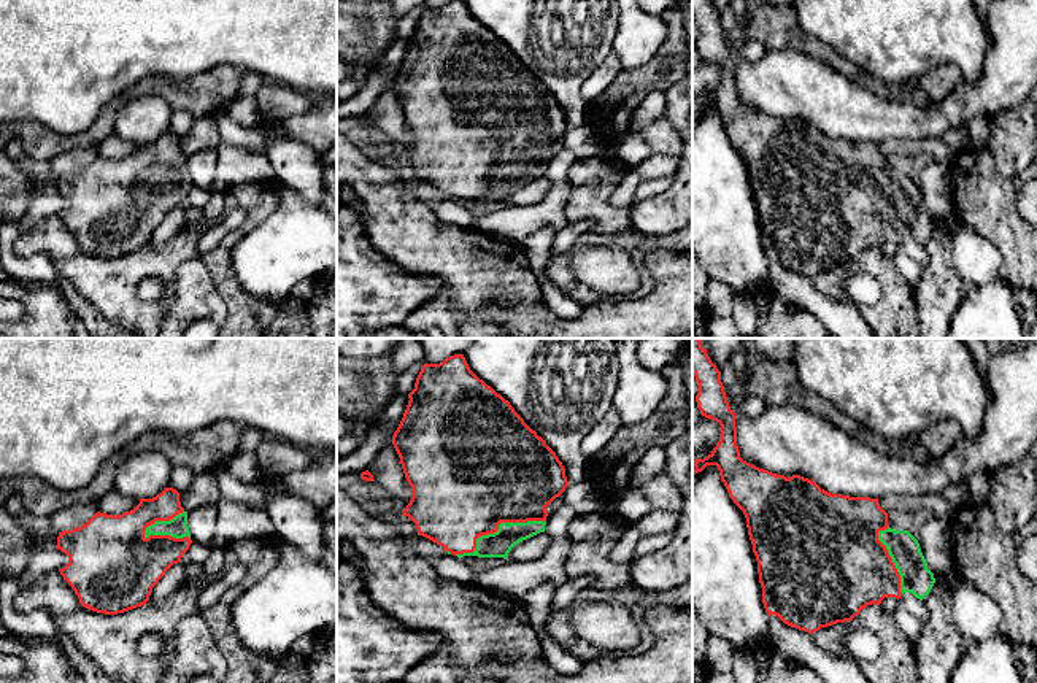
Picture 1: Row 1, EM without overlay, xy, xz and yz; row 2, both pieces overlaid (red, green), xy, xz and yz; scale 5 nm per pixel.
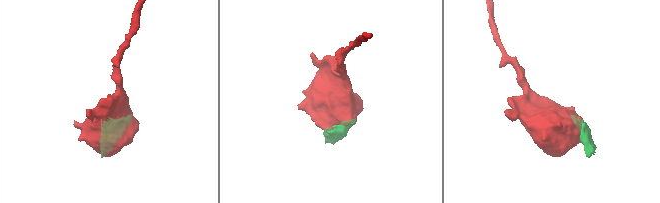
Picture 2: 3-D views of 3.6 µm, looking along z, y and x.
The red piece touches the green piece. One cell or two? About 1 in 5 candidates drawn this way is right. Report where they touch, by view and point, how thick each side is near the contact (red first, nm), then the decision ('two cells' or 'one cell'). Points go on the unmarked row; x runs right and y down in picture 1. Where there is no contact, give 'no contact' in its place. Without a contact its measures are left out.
contact xz (496, 173); calibres 480 and 130 nm; one cell

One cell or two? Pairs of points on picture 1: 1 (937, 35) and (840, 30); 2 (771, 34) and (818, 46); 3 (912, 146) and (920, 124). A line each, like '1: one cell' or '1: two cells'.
1: one cell
2: one cell
3: two cells

